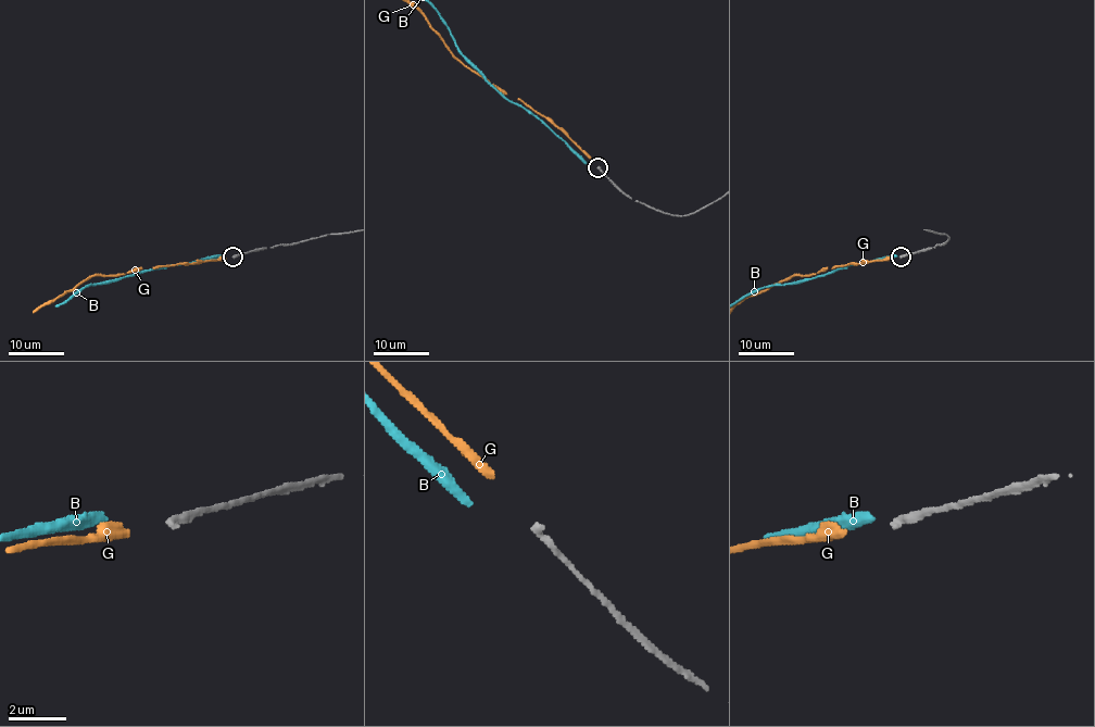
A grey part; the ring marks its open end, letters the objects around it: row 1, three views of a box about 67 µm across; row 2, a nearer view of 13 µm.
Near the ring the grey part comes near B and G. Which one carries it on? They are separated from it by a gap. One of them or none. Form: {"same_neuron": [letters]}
{"same_neuron": ["G"]}

